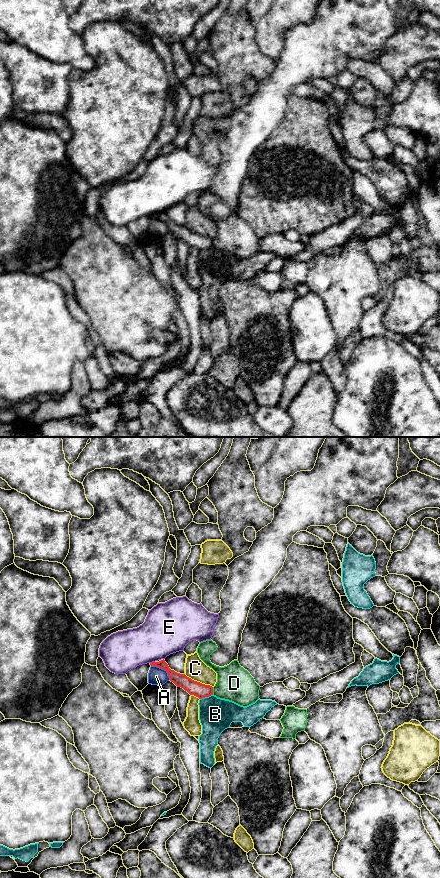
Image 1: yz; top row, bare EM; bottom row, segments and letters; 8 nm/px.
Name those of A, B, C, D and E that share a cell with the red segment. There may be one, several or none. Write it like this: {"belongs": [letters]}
{"belongs": []}

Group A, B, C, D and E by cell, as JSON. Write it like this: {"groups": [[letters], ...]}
{"groups": [["A"], ["B"], ["C"], ["D"], ["E"]]}

